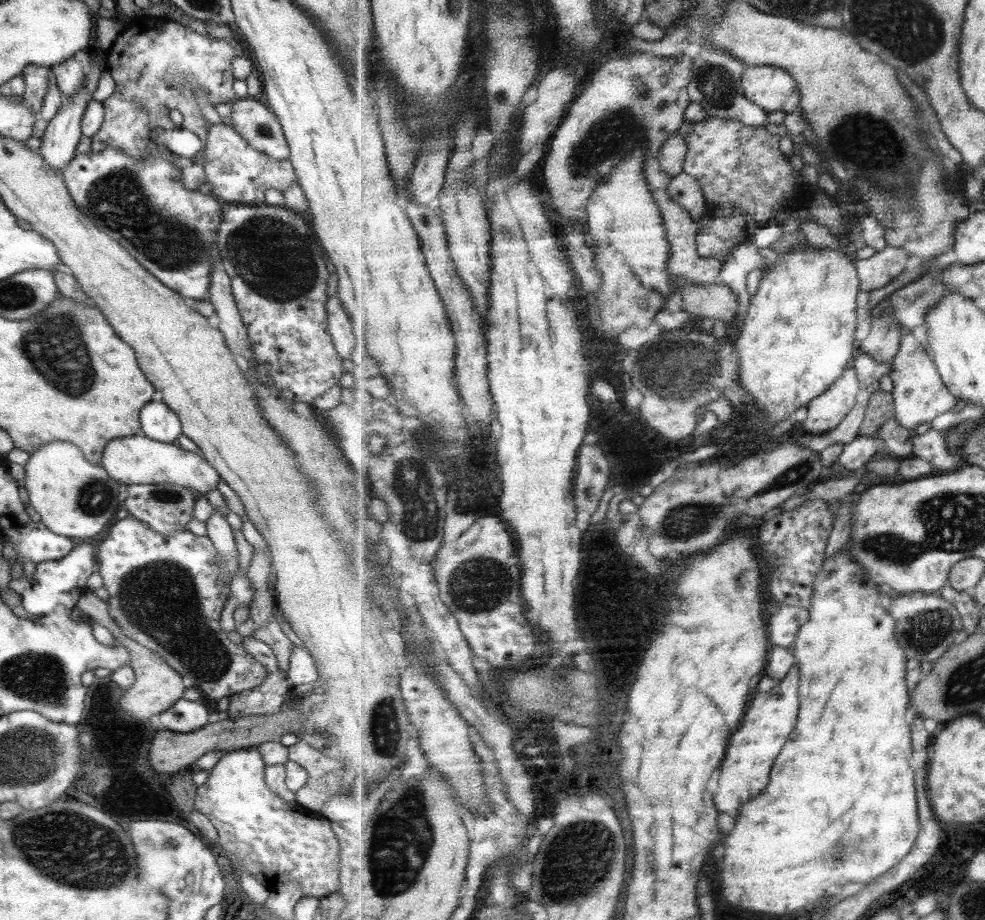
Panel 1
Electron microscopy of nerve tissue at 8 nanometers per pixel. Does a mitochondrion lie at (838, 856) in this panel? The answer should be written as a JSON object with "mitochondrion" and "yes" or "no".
{"mitochondrion":"yes"}

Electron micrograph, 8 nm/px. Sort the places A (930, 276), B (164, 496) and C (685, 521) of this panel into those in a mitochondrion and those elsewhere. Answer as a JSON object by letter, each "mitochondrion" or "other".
{"A":"other","B":"mitochondrion","C":"mitochondrion"}

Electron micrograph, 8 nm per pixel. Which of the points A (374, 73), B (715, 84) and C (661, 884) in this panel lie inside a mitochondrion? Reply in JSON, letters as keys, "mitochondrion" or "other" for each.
{"A":"other","B":"mitochondrion","C":"other"}

